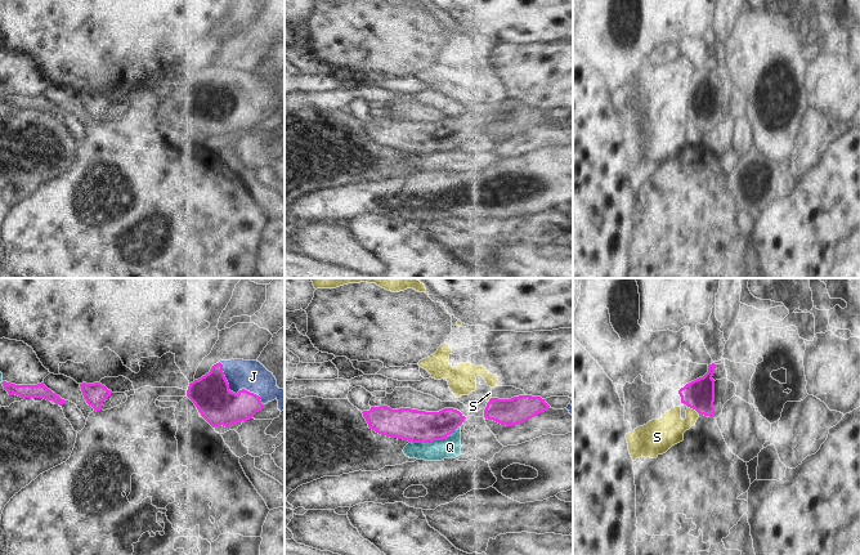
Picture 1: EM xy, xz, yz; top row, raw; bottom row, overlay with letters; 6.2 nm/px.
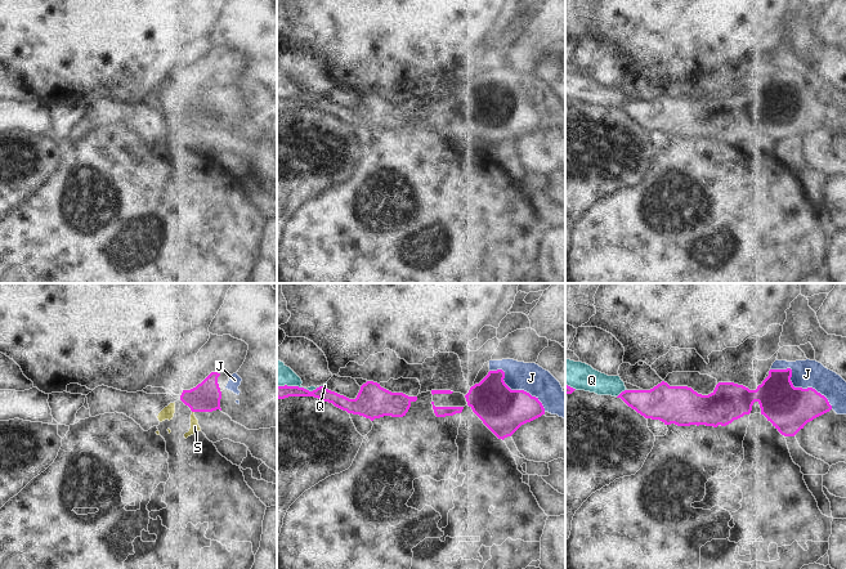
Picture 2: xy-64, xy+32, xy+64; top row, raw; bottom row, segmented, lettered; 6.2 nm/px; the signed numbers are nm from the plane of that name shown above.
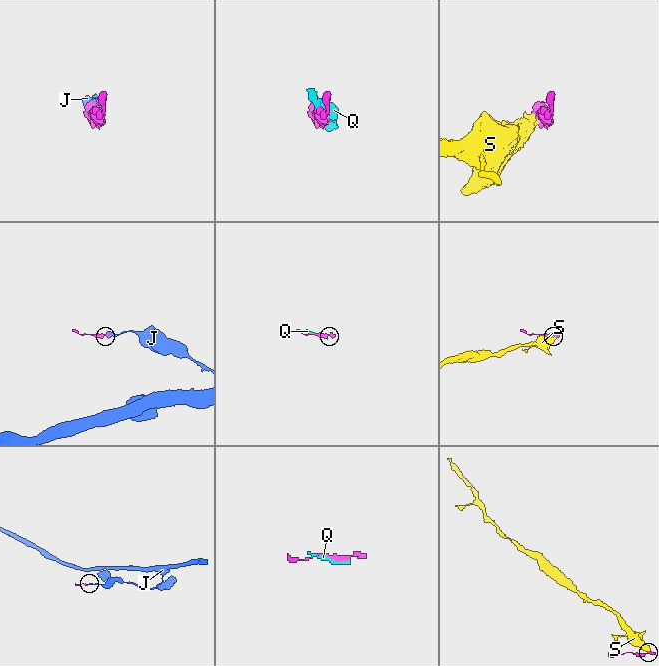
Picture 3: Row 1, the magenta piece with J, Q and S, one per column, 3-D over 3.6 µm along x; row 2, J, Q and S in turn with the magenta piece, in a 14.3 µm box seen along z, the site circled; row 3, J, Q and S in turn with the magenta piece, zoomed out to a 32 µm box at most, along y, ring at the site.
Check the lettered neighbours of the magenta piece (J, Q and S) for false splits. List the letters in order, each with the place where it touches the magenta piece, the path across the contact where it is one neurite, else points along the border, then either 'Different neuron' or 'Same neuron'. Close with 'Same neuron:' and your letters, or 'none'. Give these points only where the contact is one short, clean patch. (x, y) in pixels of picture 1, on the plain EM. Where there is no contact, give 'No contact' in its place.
J: Touches magenta at xy (234, 104). Same neuron
Q: Touches magenta at xz (434, 151). Different neuron
S: Touches magenta at yz (694, 120). Boundary: yz (688, 117), (699, 125). Different neuron
Same neuron: J.

